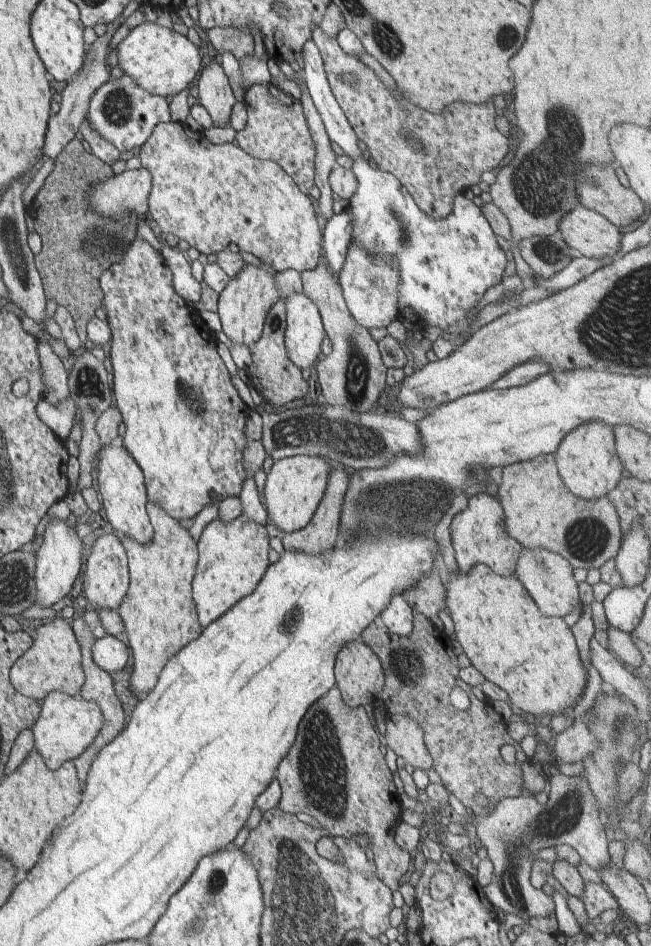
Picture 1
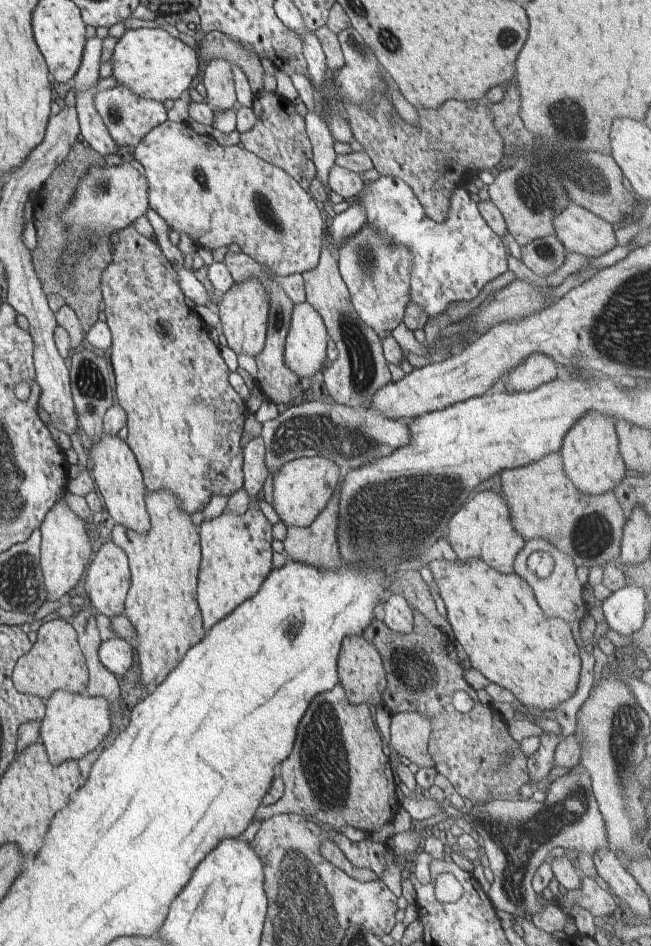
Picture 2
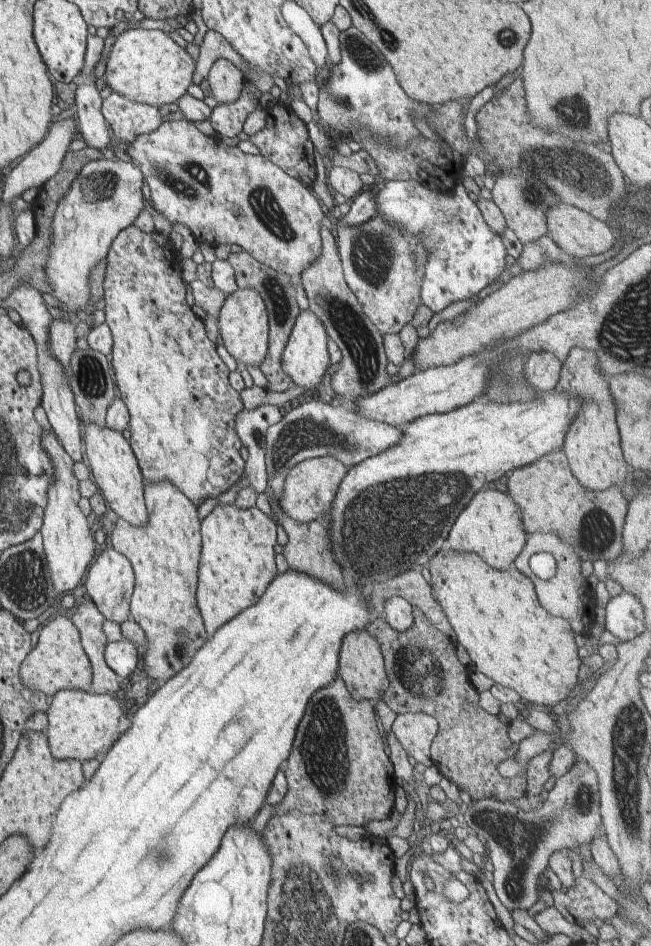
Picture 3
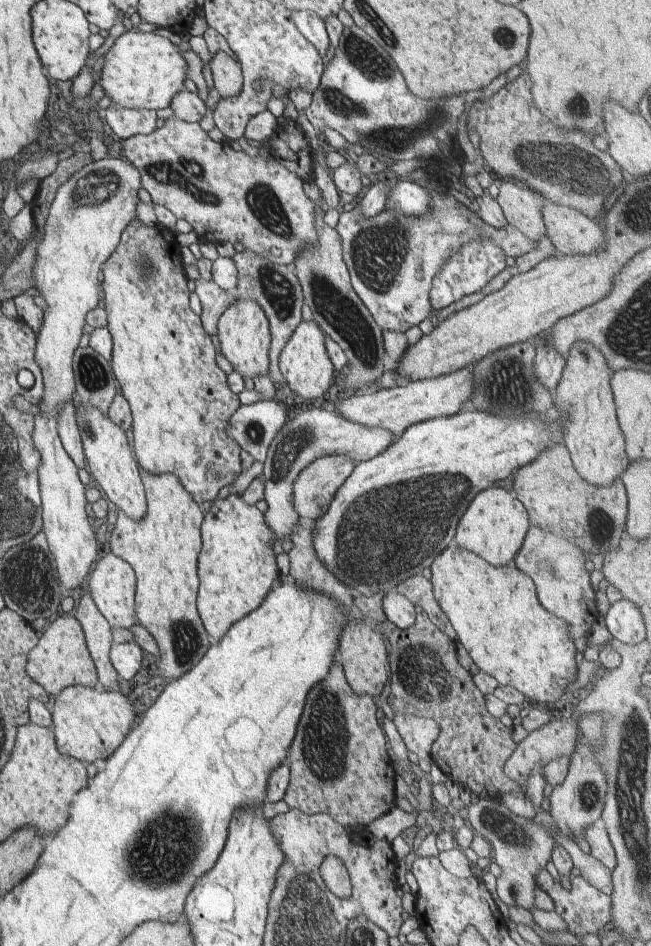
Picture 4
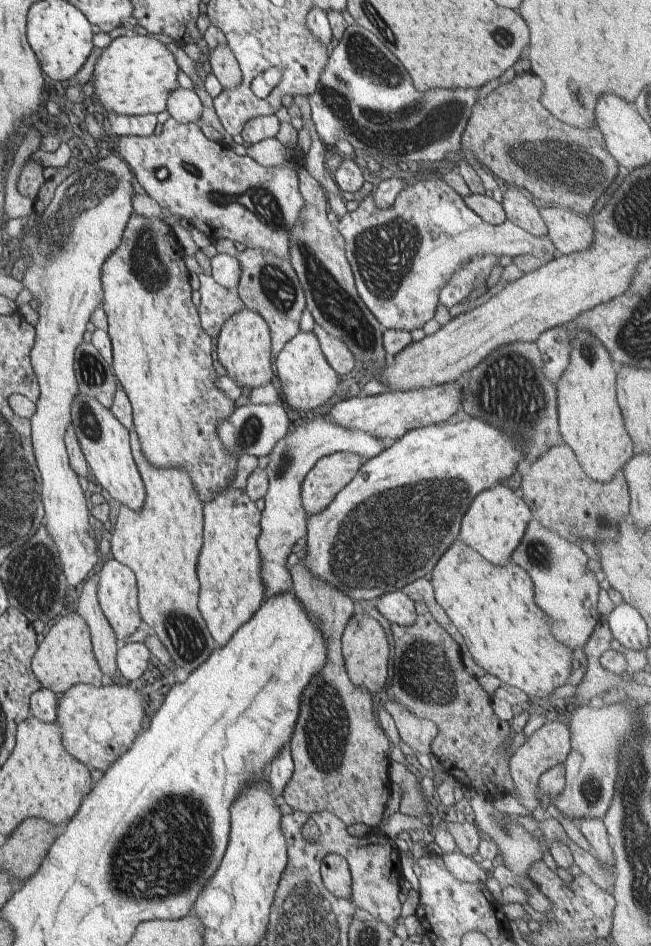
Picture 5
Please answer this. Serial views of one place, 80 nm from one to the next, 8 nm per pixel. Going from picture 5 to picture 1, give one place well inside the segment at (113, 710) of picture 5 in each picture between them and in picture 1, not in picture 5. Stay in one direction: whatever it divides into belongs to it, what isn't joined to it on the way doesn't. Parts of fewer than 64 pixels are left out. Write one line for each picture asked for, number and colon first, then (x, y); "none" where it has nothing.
1: (67, 725)
2: (74, 724)
3: (82, 725)
4: (89, 724)

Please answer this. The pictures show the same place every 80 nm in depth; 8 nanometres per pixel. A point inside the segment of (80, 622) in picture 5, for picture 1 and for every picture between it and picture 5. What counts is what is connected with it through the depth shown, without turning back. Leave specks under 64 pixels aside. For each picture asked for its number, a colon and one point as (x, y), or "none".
1: (54, 662)
2: (56, 661)
3: (58, 661)
4: (61, 659)

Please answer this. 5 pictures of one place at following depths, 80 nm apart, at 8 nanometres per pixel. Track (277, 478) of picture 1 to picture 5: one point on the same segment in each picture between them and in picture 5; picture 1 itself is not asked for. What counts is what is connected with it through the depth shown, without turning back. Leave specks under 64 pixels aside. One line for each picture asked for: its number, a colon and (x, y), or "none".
2: (303, 487)
3: (310, 487)
4: (315, 487)
5: (331, 473)

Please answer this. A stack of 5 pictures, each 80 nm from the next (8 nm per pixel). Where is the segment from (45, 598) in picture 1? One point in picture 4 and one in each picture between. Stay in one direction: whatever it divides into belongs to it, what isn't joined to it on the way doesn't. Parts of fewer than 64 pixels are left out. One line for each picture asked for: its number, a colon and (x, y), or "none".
2: (66, 547)
3: (69, 545)
4: (90, 211)

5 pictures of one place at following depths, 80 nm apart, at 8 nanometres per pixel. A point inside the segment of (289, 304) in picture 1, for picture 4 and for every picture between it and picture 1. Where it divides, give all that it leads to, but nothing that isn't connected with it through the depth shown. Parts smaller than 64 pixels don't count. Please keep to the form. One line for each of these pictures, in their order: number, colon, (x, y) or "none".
2: (305, 346)
3: (305, 359)
4: (307, 370)

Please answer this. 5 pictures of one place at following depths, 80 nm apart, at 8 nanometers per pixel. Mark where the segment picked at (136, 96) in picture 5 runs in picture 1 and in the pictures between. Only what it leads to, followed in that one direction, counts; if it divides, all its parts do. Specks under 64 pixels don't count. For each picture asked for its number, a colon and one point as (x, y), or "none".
1: (159, 60)
2: (154, 65)
3: (146, 66)
4: (141, 71)

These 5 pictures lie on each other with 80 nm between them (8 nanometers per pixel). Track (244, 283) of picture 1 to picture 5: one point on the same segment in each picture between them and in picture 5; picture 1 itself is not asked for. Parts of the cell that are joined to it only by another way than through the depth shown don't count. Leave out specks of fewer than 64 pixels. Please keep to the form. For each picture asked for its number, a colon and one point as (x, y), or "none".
2: (244, 310)
3: (243, 319)
4: (243, 331)
5: (243, 347)

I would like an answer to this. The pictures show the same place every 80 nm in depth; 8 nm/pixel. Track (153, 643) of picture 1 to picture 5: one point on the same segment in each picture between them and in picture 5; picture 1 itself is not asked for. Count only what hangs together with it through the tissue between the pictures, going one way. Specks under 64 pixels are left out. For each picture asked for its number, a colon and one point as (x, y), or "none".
2: (164, 563)
3: (164, 553)
4: (162, 548)
5: (160, 543)

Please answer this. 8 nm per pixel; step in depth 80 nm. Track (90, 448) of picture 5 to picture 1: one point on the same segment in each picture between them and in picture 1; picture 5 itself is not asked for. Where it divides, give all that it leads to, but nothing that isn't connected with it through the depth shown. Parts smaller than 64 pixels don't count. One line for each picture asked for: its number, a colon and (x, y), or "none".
1: (121, 483)
2: (118, 479)
3: (114, 466)
4: (110, 459)

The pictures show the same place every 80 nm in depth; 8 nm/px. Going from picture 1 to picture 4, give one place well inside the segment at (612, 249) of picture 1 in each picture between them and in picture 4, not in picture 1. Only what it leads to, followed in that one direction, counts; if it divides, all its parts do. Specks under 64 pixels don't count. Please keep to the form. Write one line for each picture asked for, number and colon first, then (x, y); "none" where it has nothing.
2: (579, 230)
3: (578, 234)
4: (571, 232)

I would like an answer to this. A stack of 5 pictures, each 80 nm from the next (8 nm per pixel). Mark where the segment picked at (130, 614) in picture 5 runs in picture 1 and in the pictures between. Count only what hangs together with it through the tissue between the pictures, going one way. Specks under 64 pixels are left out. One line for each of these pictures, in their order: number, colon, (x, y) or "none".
1: (106, 580)
2: (108, 578)
3: (110, 582)
4: (112, 584)

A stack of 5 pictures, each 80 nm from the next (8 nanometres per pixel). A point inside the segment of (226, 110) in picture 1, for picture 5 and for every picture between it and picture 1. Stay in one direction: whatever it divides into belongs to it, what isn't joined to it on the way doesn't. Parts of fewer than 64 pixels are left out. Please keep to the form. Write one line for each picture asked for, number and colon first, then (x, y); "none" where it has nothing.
2: (219, 83)
3: (226, 81)
4: (227, 74)
5: (225, 67)

